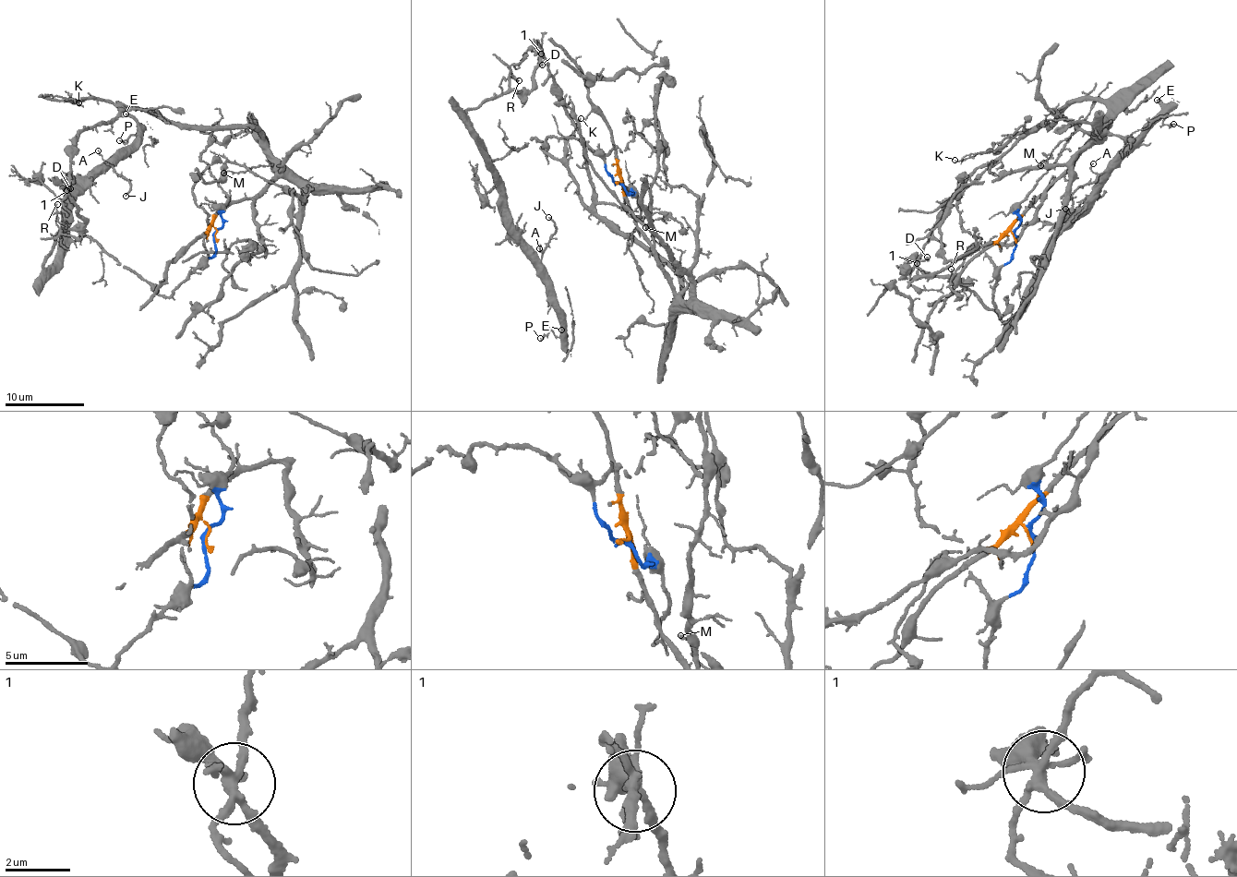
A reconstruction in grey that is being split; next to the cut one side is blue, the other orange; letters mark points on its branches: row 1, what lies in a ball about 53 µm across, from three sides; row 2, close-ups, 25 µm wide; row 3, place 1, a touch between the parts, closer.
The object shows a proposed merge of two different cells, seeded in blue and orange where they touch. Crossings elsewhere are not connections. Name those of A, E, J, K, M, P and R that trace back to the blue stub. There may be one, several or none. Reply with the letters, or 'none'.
A, E, J, P, R

